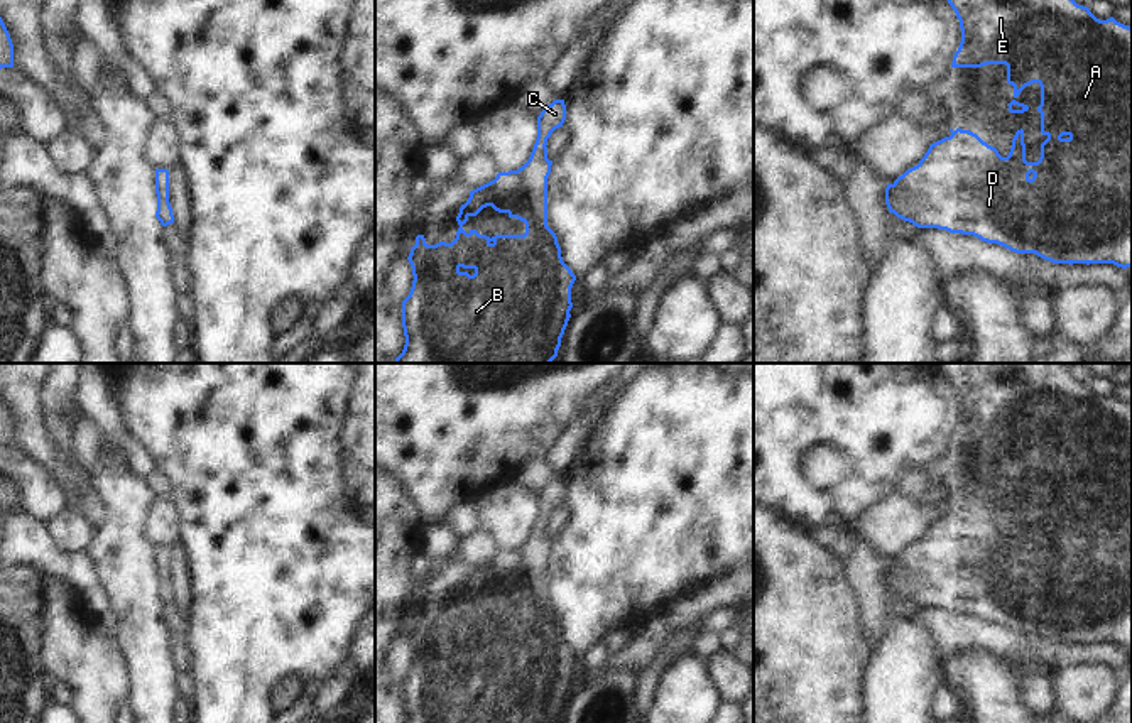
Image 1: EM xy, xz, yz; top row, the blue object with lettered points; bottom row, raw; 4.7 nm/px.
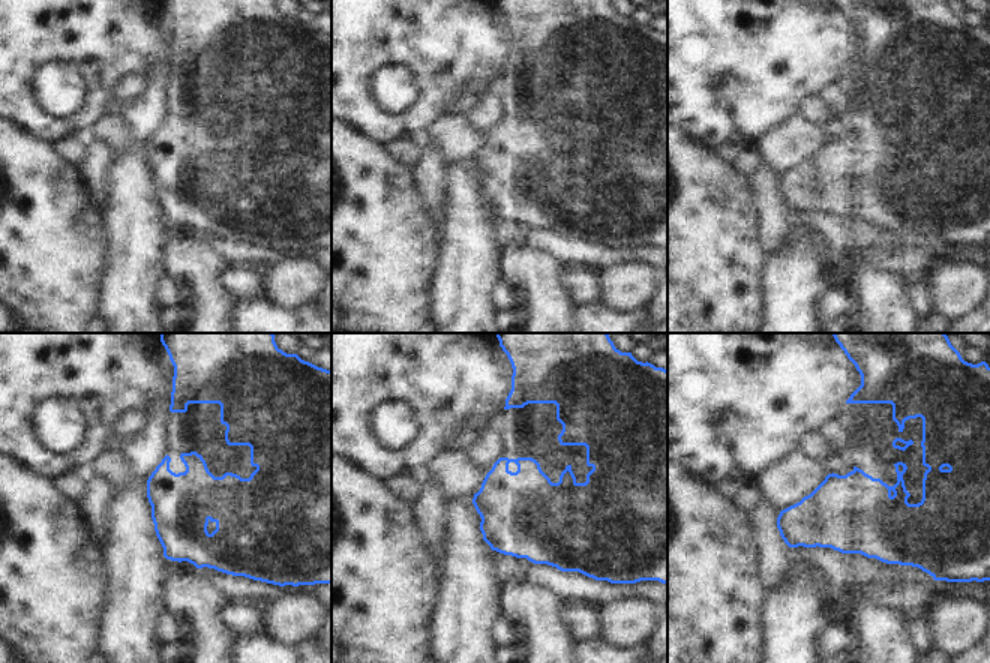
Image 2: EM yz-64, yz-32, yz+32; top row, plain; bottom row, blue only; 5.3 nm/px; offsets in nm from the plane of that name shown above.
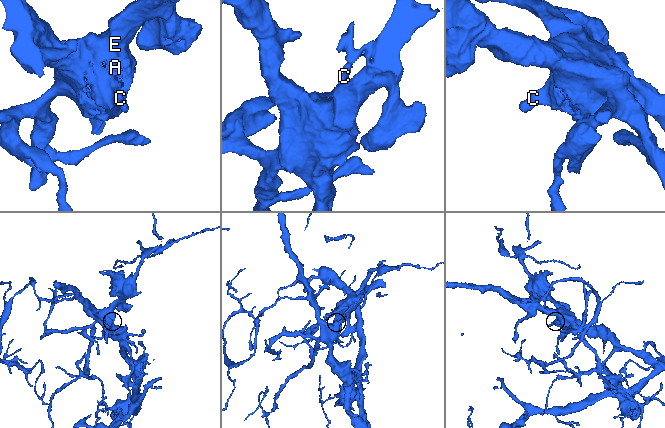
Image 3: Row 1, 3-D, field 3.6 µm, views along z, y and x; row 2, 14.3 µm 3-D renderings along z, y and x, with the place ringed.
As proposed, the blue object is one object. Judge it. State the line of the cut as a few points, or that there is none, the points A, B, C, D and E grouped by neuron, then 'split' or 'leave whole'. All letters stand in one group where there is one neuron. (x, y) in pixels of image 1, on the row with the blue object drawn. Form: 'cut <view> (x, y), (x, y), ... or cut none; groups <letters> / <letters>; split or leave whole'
cut none; groups A B C D E; leave whole

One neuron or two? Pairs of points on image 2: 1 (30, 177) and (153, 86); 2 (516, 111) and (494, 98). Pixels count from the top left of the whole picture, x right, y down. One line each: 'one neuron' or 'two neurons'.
1: two neurons
2: two neurons

